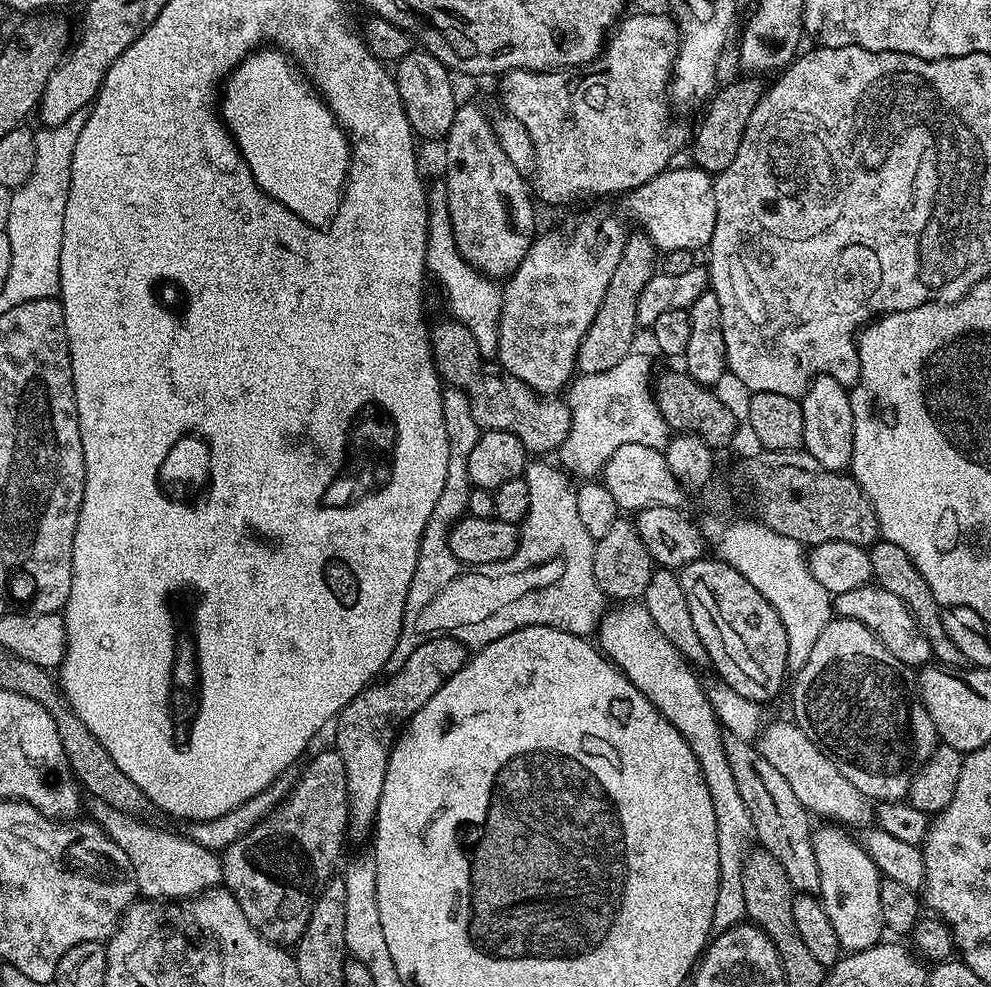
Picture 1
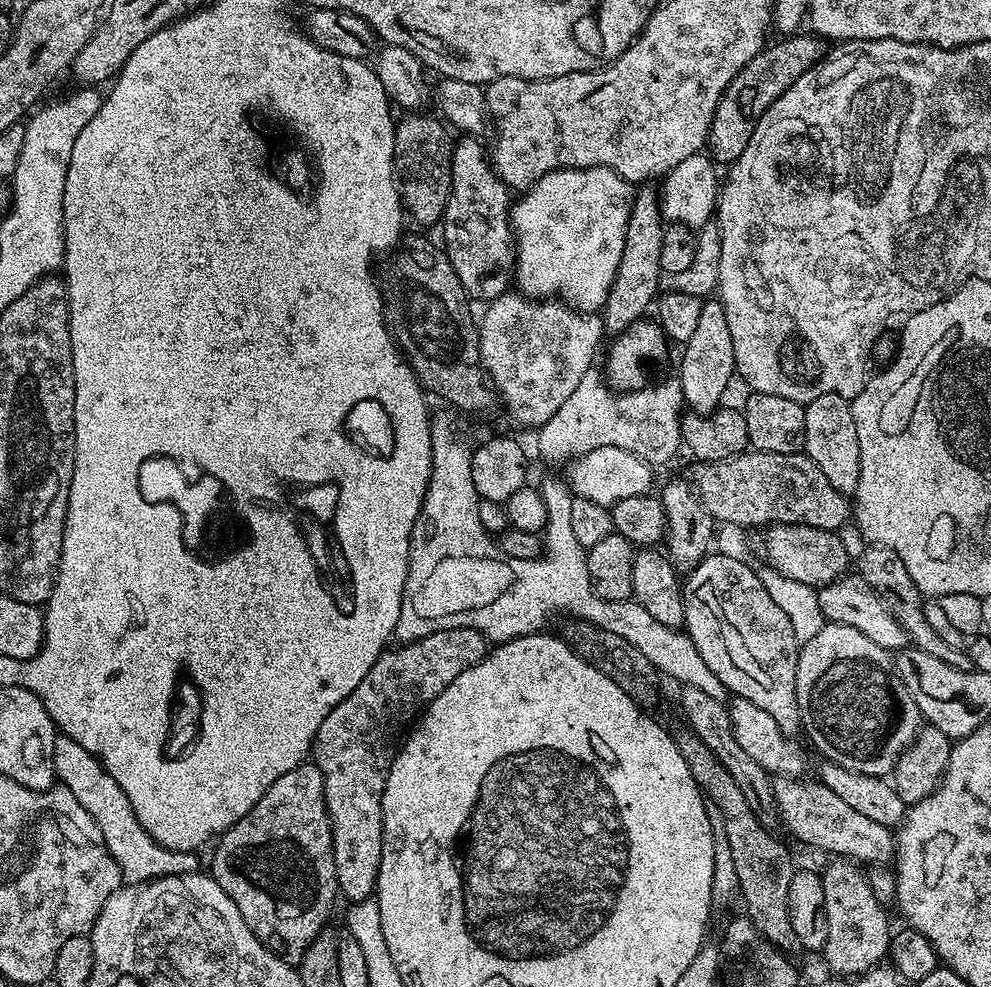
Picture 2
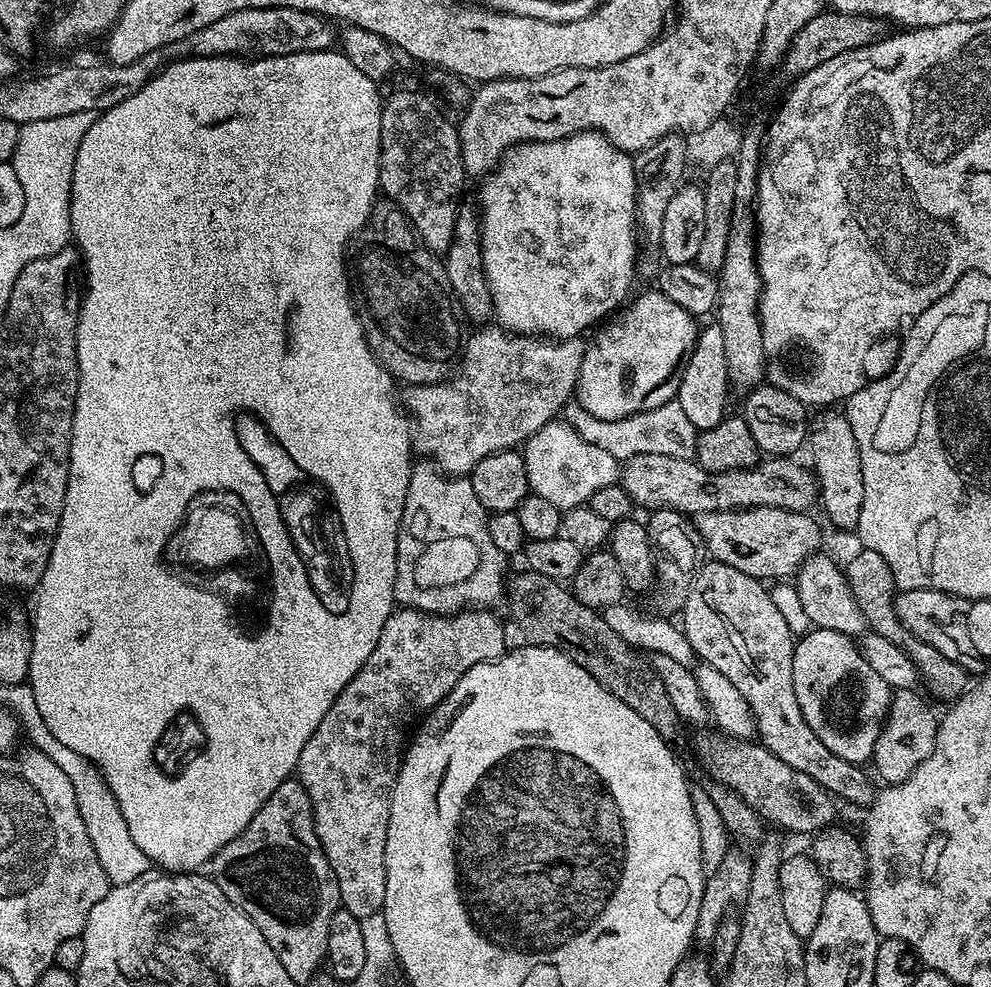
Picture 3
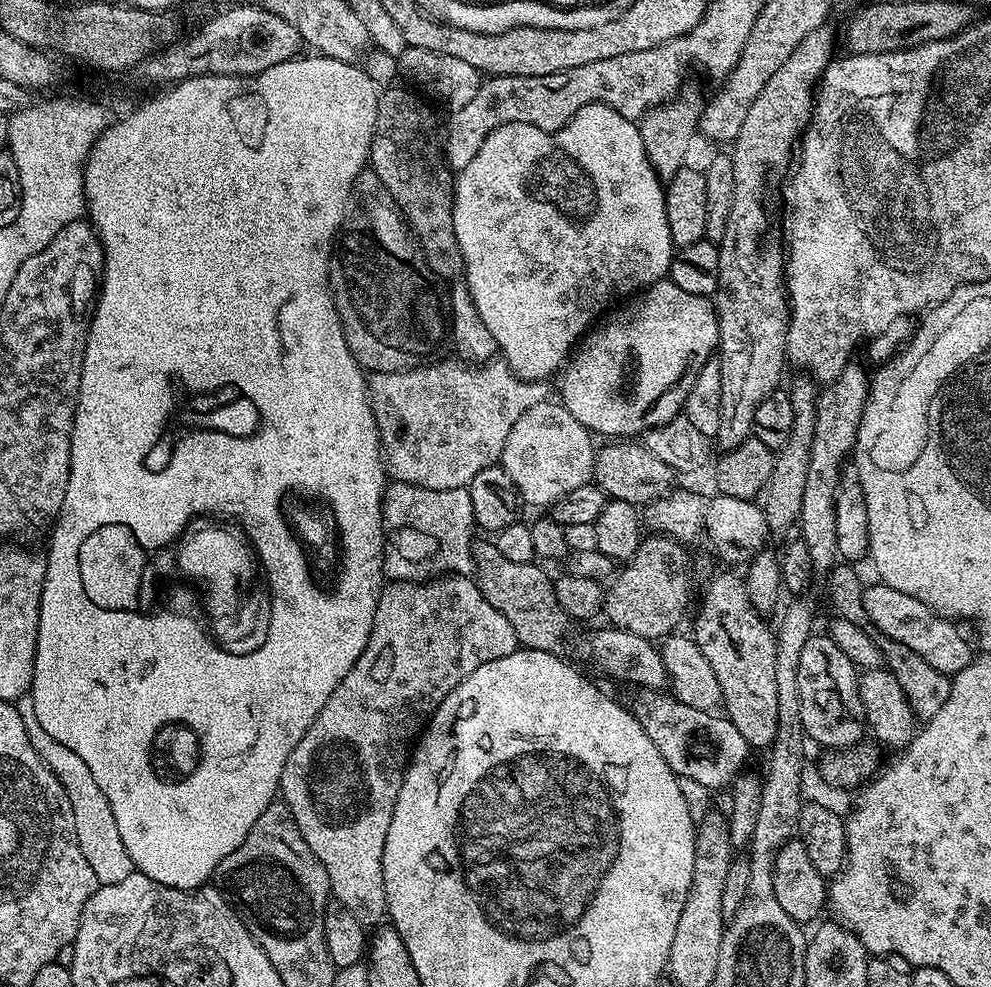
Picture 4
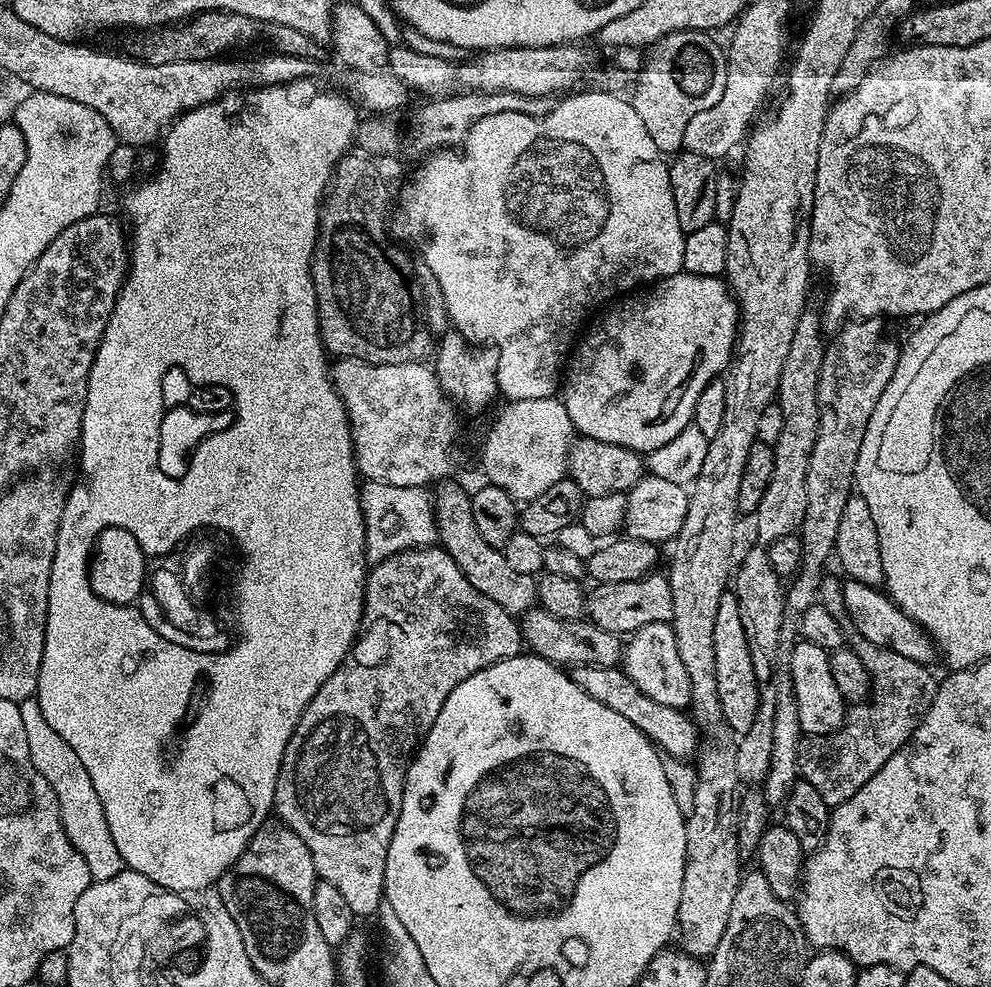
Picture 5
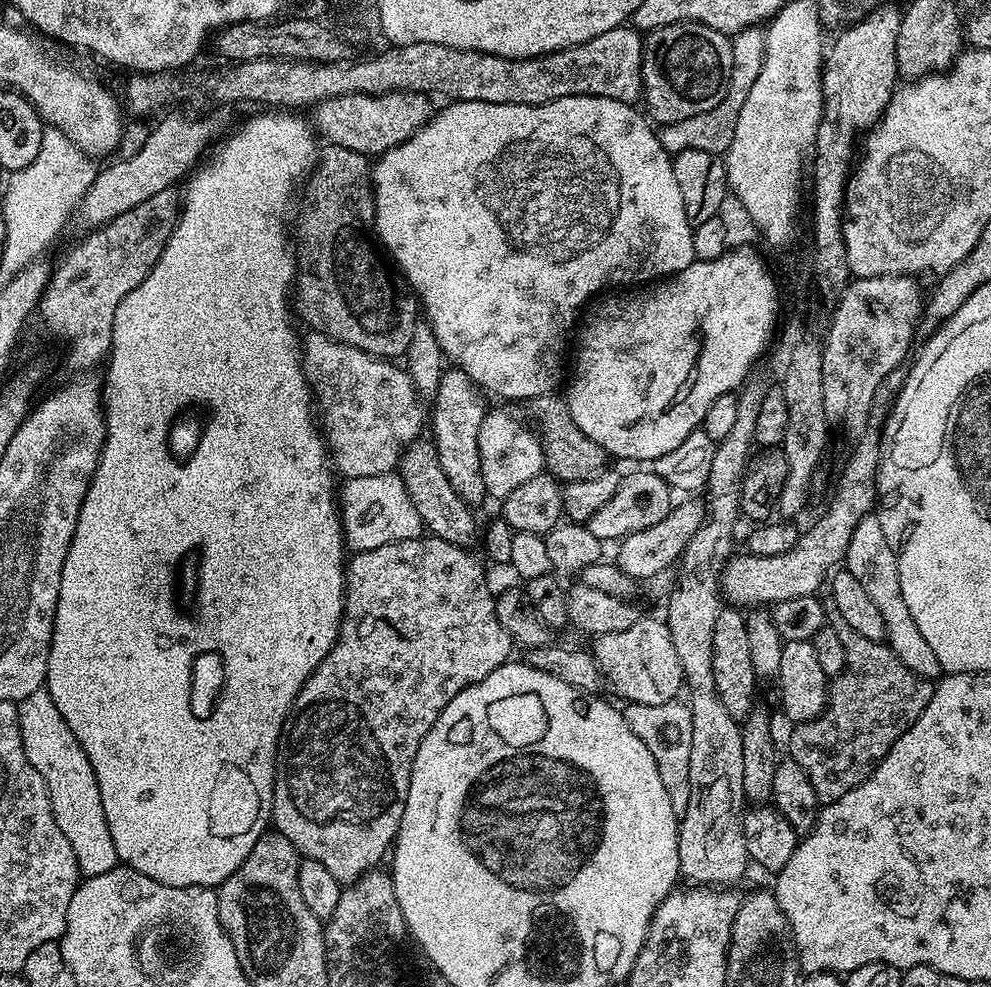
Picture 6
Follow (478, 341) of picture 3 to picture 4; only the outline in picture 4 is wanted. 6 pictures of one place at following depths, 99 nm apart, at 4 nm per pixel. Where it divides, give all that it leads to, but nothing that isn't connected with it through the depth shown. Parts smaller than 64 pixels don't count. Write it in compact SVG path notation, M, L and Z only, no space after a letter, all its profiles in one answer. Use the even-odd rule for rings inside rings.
M493 358L475 366L452 360L407 368L404 372L371 373L368 400L380 431L386 472L393 481L422 486L426 490L467 488L478 470L491 468L499 461L506 438L510 438L510 430L514 430L514 422L518 422L526 410L549 399L547 383L523 380L503 359Z

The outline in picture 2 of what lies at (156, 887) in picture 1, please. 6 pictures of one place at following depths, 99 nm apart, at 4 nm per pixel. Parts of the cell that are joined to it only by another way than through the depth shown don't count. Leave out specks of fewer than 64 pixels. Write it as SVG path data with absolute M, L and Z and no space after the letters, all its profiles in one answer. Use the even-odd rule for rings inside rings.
M57 735L54 742L54 754L52 755L52 770L55 779L63 787L78 798L82 810L94 818L98 830L102 830L104 844L108 853L118 862L121 877L128 884L145 884L147 880L157 880L163 876L180 876L183 872L197 871L198 858L196 852L175 852L169 848L162 847L138 822L134 810L130 806L130 798L114 782L107 769L100 763L97 757L91 755L78 742L74 742L68 736Z

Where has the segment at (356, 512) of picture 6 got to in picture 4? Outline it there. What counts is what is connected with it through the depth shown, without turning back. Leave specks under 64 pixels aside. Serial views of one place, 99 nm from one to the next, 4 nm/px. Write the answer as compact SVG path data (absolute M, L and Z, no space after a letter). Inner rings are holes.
M392 482L384 489L384 570L396 582L427 582L445 574L468 574L473 571L472 549L474 521L467 488L426 490L422 486Z

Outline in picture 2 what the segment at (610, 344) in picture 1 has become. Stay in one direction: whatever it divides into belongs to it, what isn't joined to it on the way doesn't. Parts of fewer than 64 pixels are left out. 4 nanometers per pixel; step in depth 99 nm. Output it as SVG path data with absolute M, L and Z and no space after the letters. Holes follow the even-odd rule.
M652 182L641 183L632 198L630 218L626 222L626 242L622 246L622 262L618 264L614 286L610 288L602 309L604 330L608 334L625 332L635 320L641 319L647 313L644 312L647 308L649 311L653 307L661 291L662 234L666 221L662 211L662 192L654 185Z

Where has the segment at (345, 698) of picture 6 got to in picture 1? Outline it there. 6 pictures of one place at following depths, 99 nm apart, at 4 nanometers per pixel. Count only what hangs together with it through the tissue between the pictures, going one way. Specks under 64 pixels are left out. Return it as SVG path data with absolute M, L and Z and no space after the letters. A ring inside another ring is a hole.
M449 636L428 640L418 646L410 658L406 658L403 668L387 677L389 680L381 679L369 684L344 707L334 724L334 748L346 766L351 835L364 836L367 832L369 835L375 825L378 802L382 798L382 782L386 782L386 766L398 733L415 712L422 710L422 706L426 706L426 702L438 694L450 677L462 670L469 659L469 649L462 642L451 640Z

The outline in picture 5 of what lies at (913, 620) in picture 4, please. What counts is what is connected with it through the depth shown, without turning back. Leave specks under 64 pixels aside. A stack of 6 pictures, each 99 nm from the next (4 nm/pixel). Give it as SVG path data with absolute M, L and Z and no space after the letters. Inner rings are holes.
M845 579L844 597L850 622L854 622L856 632L862 634L866 642L874 642L874 646L886 646L886 650L894 650L894 654L902 654L902 658L910 658L919 664L931 665L935 656L937 659L938 649L931 634L922 625L911 620L900 606L892 601L887 591L874 584Z

